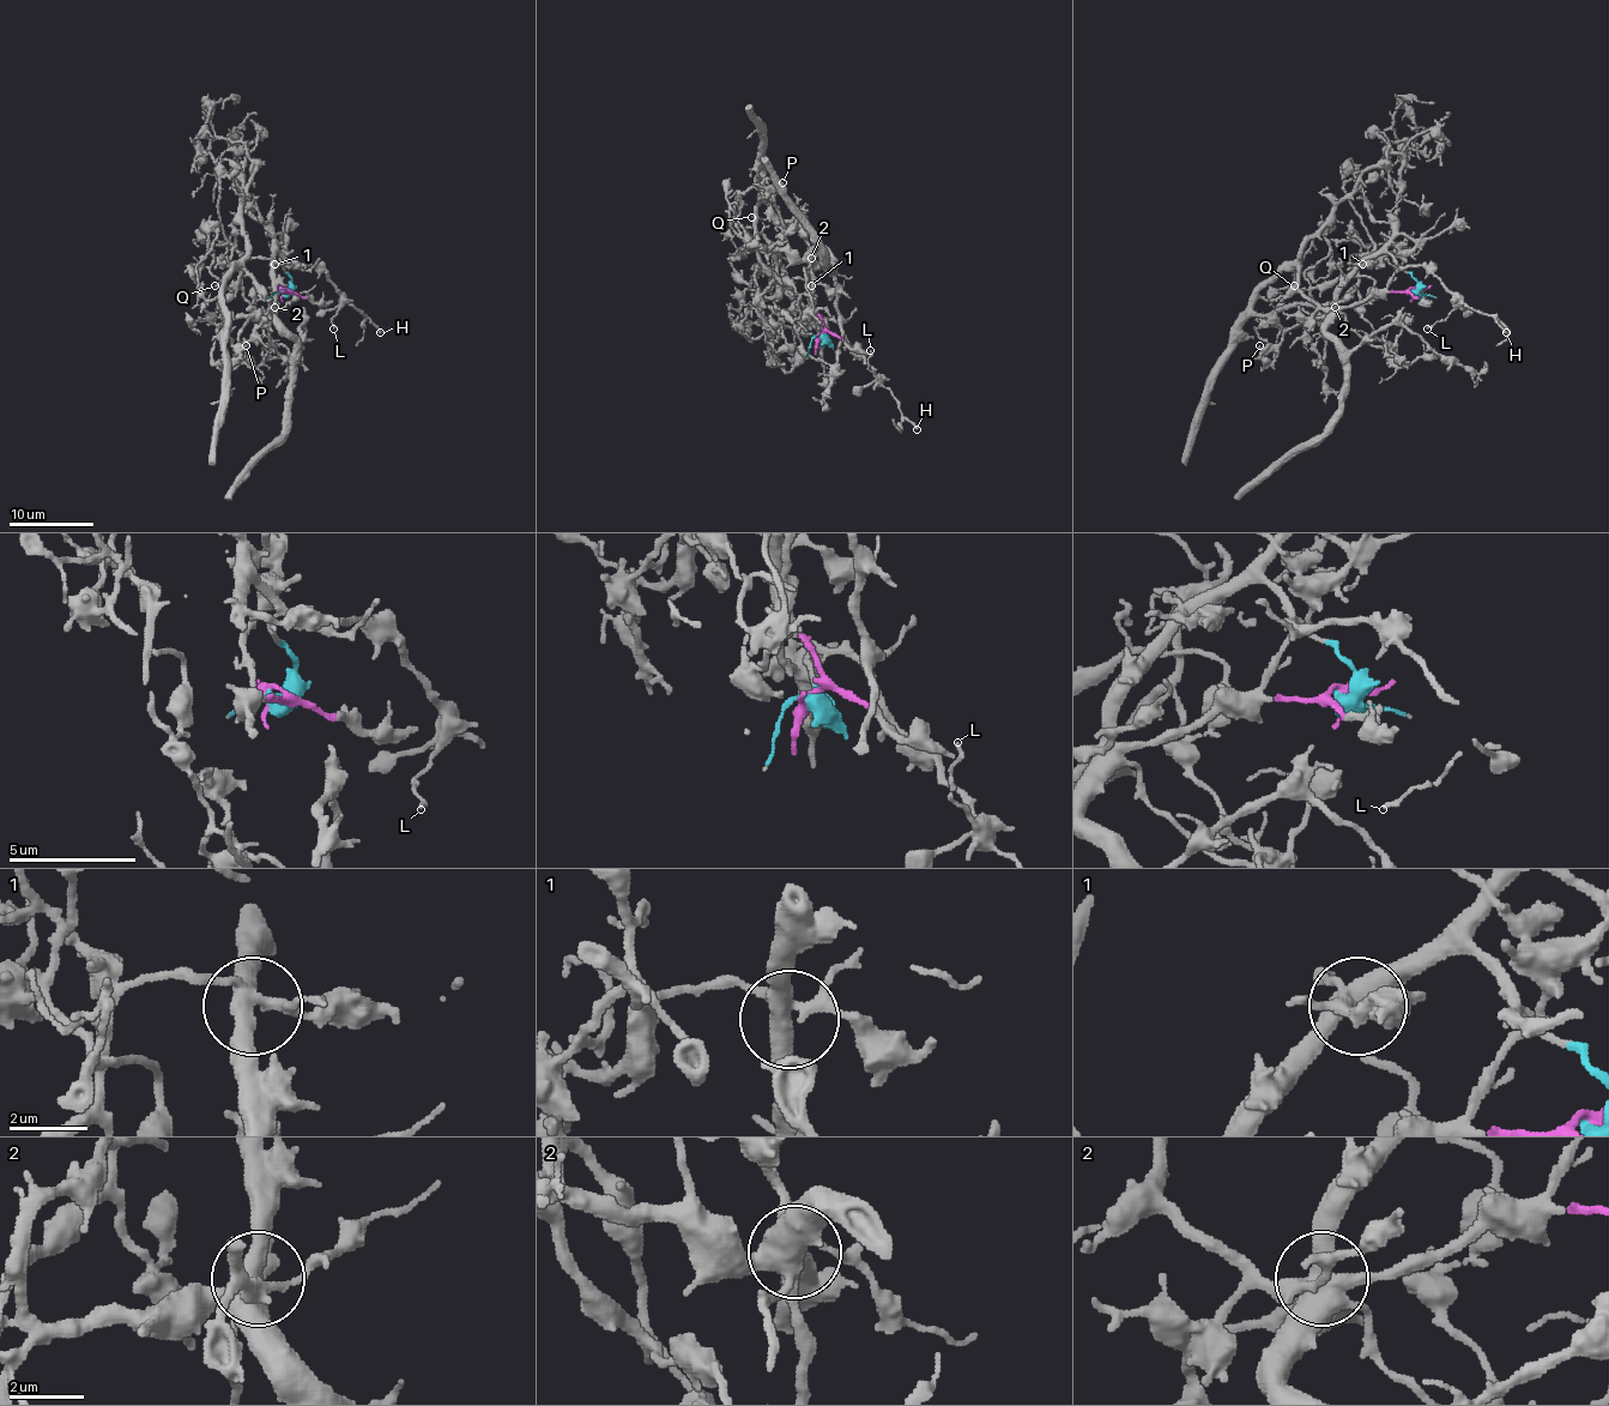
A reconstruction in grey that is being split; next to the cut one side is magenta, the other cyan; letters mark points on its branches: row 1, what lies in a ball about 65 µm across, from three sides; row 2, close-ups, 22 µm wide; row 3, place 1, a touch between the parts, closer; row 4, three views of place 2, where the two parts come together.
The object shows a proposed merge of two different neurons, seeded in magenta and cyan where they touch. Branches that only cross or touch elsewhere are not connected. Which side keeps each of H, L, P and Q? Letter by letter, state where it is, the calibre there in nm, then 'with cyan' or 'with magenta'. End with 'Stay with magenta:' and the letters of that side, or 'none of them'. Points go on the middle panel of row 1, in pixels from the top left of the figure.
H: (917, 429) | 200 nm | with cyan
L: (870, 350) | 140 nm | with cyan
P: (782, 182) | 280 nm | with cyan
Q: (751, 217) | 150 nm | with magenta
Stay with magenta: Q

